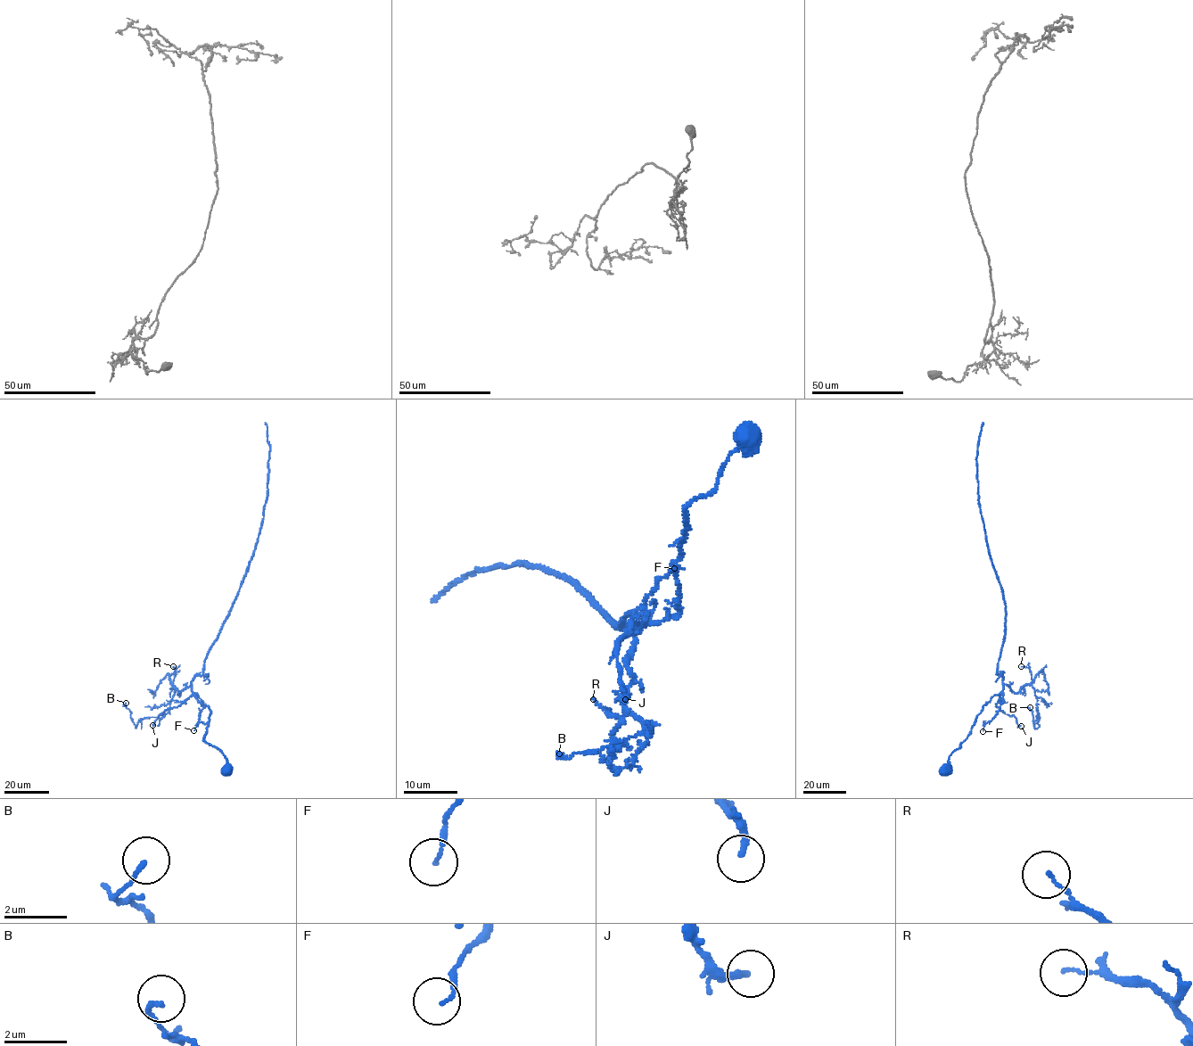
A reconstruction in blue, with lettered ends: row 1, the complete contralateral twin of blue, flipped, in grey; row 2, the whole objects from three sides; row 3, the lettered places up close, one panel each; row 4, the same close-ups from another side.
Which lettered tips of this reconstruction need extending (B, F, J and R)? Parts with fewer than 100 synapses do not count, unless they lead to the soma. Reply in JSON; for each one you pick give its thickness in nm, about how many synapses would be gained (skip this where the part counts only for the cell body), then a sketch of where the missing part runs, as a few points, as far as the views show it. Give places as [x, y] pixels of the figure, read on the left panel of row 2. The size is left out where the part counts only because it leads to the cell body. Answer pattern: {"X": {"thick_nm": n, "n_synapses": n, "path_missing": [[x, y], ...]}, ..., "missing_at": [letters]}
{"missing_at": []}

